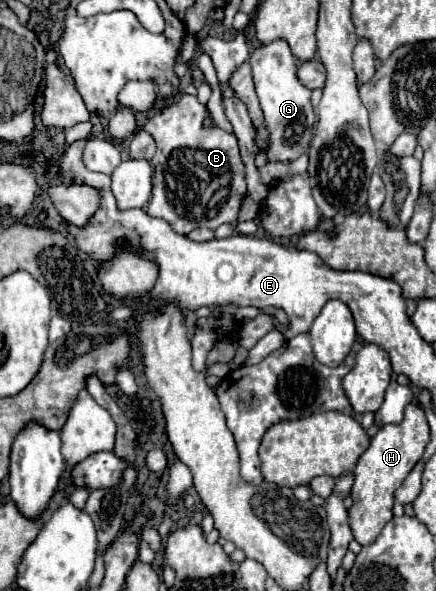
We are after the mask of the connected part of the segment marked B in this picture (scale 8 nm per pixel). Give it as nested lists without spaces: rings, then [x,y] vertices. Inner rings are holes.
[[[182,94],[172,106],[154,114],[146,120],[144,128],[156,140],[156,154],[150,160],[154,166],[152,178],[152,198],[148,202],[146,212],[154,218],[166,220],[174,232],[190,234],[196,228],[216,230],[224,222],[236,222],[240,204],[246,196],[246,180],[244,180],[244,164],[240,160],[236,136],[222,130],[218,124],[204,126],[204,120],[210,116],[206,104],[198,100],[198,96]]]

